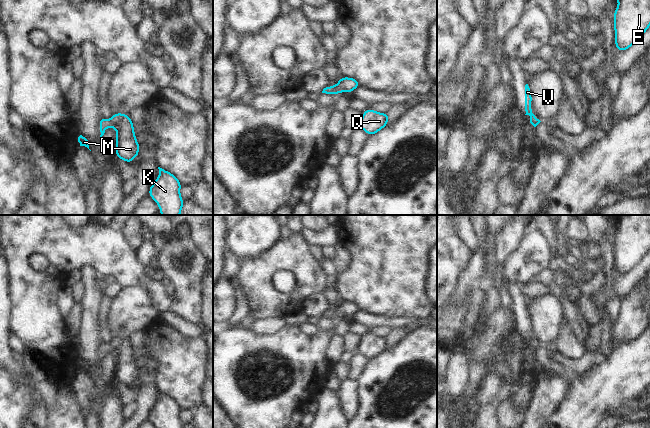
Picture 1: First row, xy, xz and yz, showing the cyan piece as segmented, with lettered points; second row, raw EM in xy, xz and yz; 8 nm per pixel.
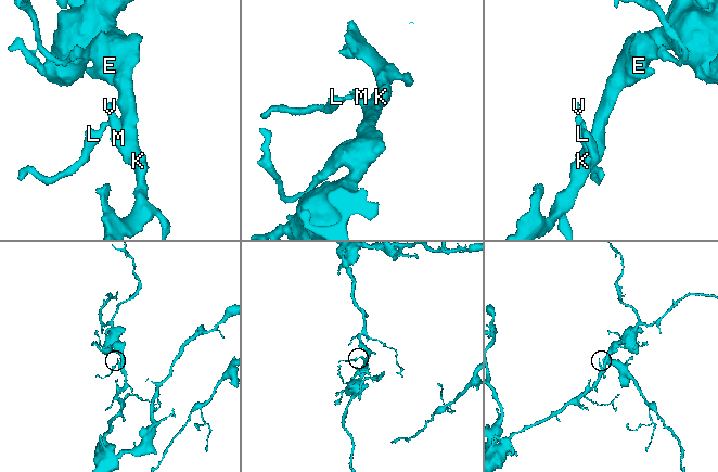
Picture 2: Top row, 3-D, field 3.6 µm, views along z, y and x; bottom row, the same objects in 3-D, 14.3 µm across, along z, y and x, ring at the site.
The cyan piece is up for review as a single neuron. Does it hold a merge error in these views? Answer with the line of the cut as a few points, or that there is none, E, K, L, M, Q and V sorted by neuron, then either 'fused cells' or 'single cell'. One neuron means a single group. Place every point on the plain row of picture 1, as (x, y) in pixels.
no cut | E K L M Q V | single cell

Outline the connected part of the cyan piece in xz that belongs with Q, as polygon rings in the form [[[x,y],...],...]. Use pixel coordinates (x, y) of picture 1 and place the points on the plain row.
[[[368,332],[367,334],[363,335],[358,352],[365,355],[369,360],[372,360],[387,350],[388,345],[388,337],[379,337]]]

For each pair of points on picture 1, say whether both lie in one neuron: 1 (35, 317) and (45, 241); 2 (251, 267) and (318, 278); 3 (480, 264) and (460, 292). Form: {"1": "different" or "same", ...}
{"1": "same", "2": "same", "3": "same"}

